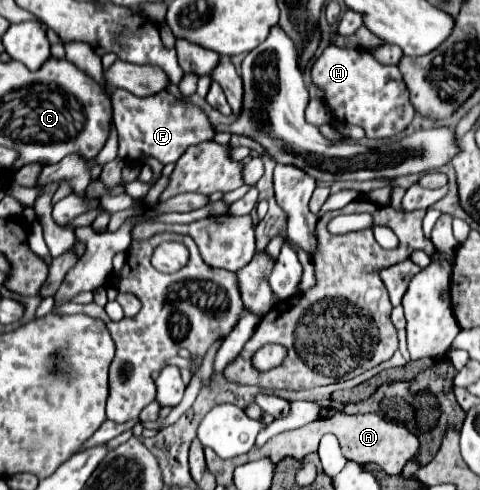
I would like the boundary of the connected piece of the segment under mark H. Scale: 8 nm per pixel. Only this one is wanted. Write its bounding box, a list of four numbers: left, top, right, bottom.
[312,45,414,139]

